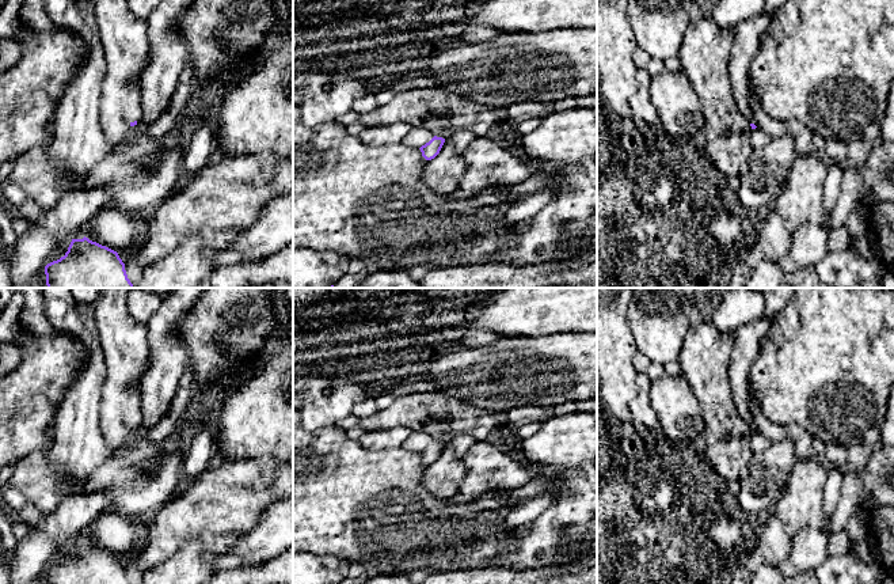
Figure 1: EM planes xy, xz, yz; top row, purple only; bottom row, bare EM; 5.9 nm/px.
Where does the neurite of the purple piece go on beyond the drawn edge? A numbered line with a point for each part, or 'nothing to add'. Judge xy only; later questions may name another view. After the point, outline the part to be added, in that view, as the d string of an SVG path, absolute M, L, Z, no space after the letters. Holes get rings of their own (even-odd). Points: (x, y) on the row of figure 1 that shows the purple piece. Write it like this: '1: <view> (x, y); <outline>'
1: xy (124, 35); M94 0L94 15L94 29L99 35L106 57L99 121L110 145L117 145L130 130L130 124L141 121L141 75L151 50L148 24L129 10L126 0Z

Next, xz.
1: xz (417, 137); M411 126L410 132L403 137L402 144L411 148L421 148L429 143L434 134L427 129Z

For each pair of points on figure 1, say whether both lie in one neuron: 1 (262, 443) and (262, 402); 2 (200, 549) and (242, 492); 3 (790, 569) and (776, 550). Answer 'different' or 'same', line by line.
1: same
2: different
3: different

